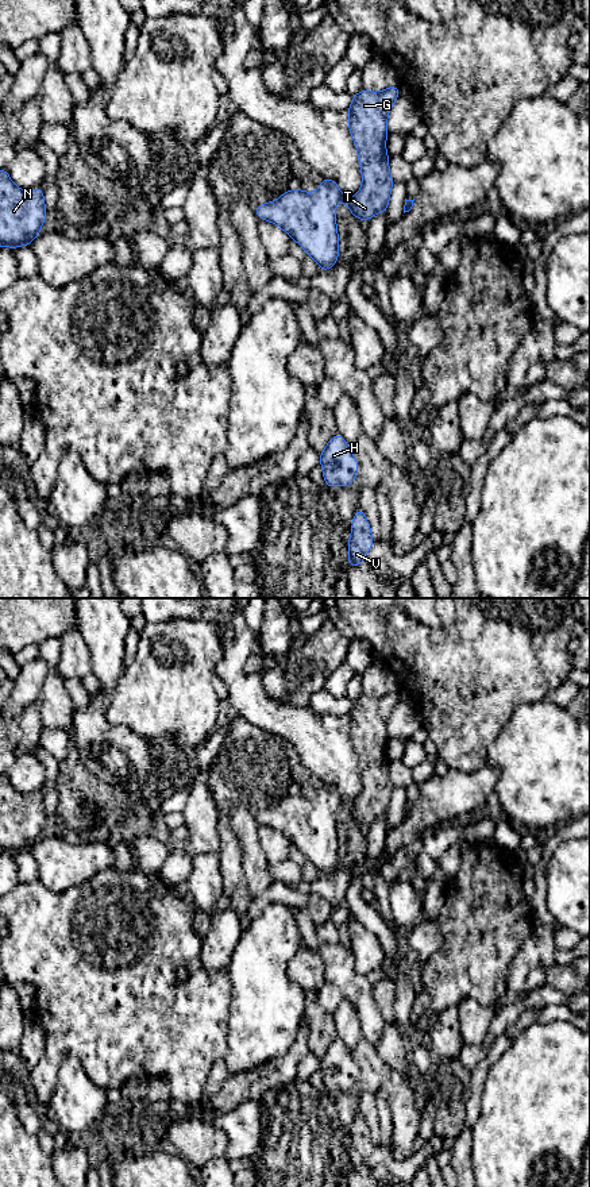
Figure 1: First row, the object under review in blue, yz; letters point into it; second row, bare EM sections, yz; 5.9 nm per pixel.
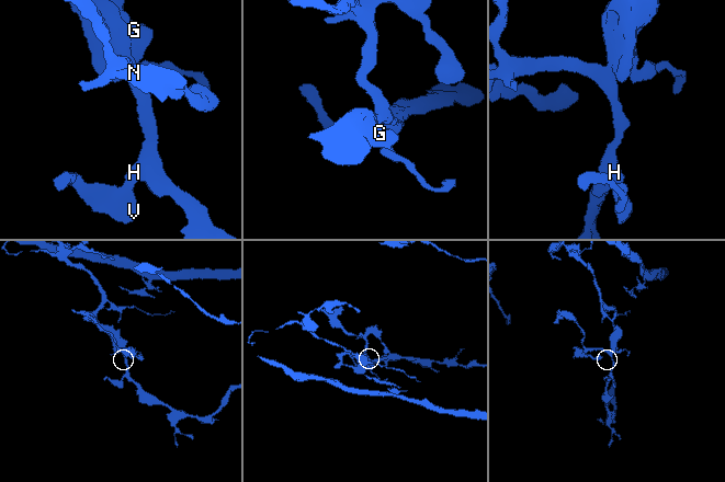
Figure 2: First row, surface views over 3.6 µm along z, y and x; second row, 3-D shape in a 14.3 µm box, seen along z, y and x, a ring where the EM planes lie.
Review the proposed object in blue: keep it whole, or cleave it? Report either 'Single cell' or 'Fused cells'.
Single cell

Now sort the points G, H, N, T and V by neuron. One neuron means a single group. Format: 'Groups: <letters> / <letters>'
Groups: G H N T V

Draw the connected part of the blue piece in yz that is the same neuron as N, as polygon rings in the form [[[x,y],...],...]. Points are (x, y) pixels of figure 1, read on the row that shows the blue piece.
[[[0,169],[0,246],[15,250],[39,235],[47,217],[41,186],[31,192],[19,189],[7,169]]]

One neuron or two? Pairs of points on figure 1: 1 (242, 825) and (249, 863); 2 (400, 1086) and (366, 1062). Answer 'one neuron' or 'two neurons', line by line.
1: one neuron
2: one neuron

